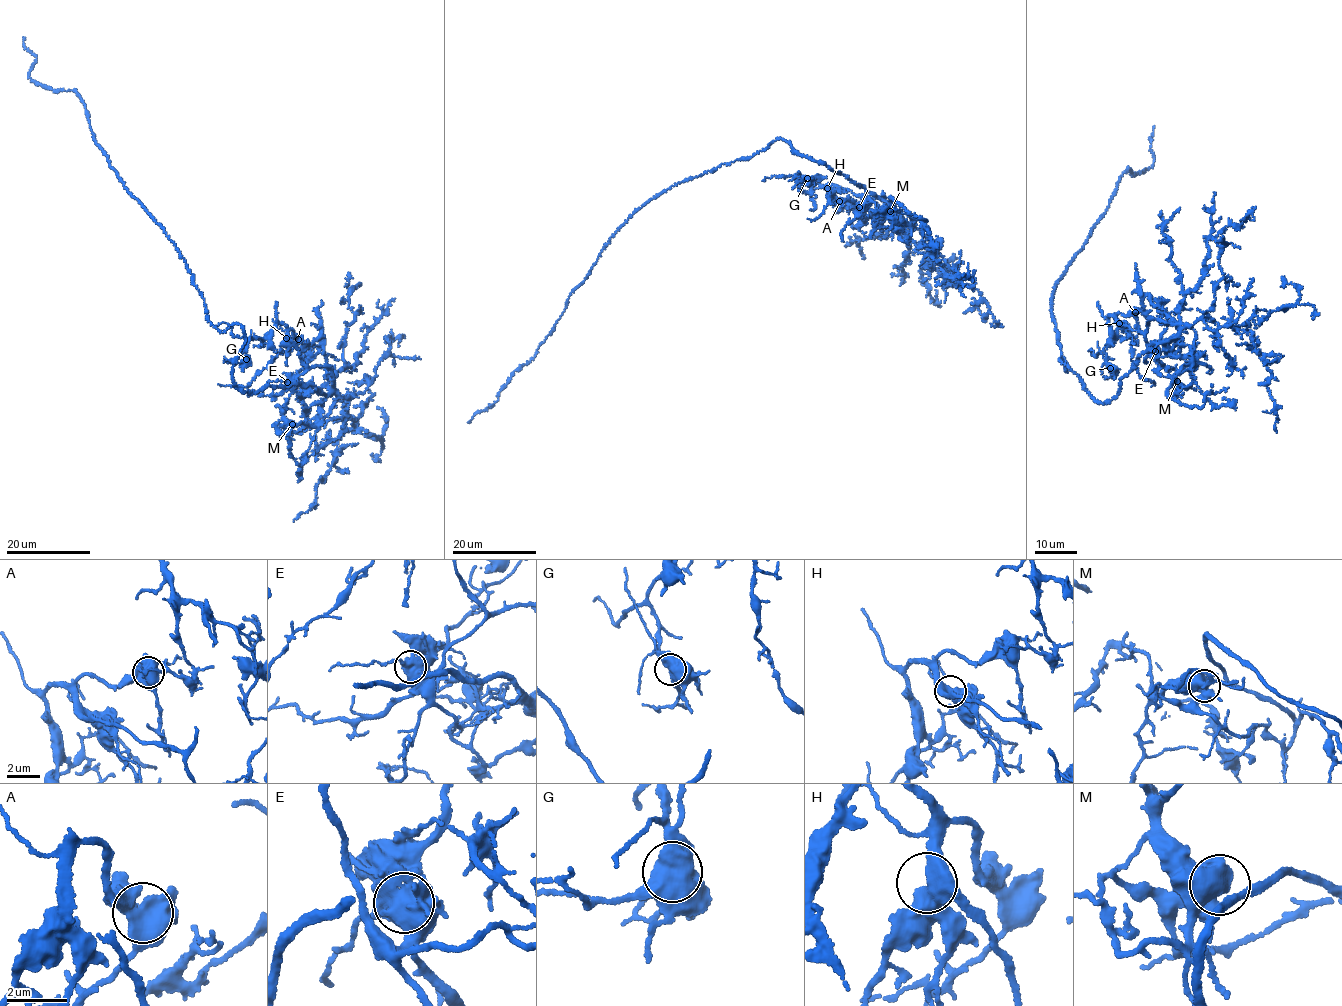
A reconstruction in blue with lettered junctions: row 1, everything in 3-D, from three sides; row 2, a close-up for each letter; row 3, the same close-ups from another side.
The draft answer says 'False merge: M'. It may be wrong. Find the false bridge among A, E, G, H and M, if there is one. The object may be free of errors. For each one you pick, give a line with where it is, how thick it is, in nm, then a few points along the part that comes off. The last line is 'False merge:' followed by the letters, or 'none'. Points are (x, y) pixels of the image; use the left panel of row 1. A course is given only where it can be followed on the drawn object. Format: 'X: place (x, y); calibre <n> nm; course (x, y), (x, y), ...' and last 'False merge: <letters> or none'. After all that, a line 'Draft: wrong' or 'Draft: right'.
M: place (292, 424); calibre 650 nm; course (292, 425), (283, 415), (297, 377), (328, 367), (337, 399), (329, 414), (288, 434), (297, 464), (308, 459)
False merge: M
Draft: right

